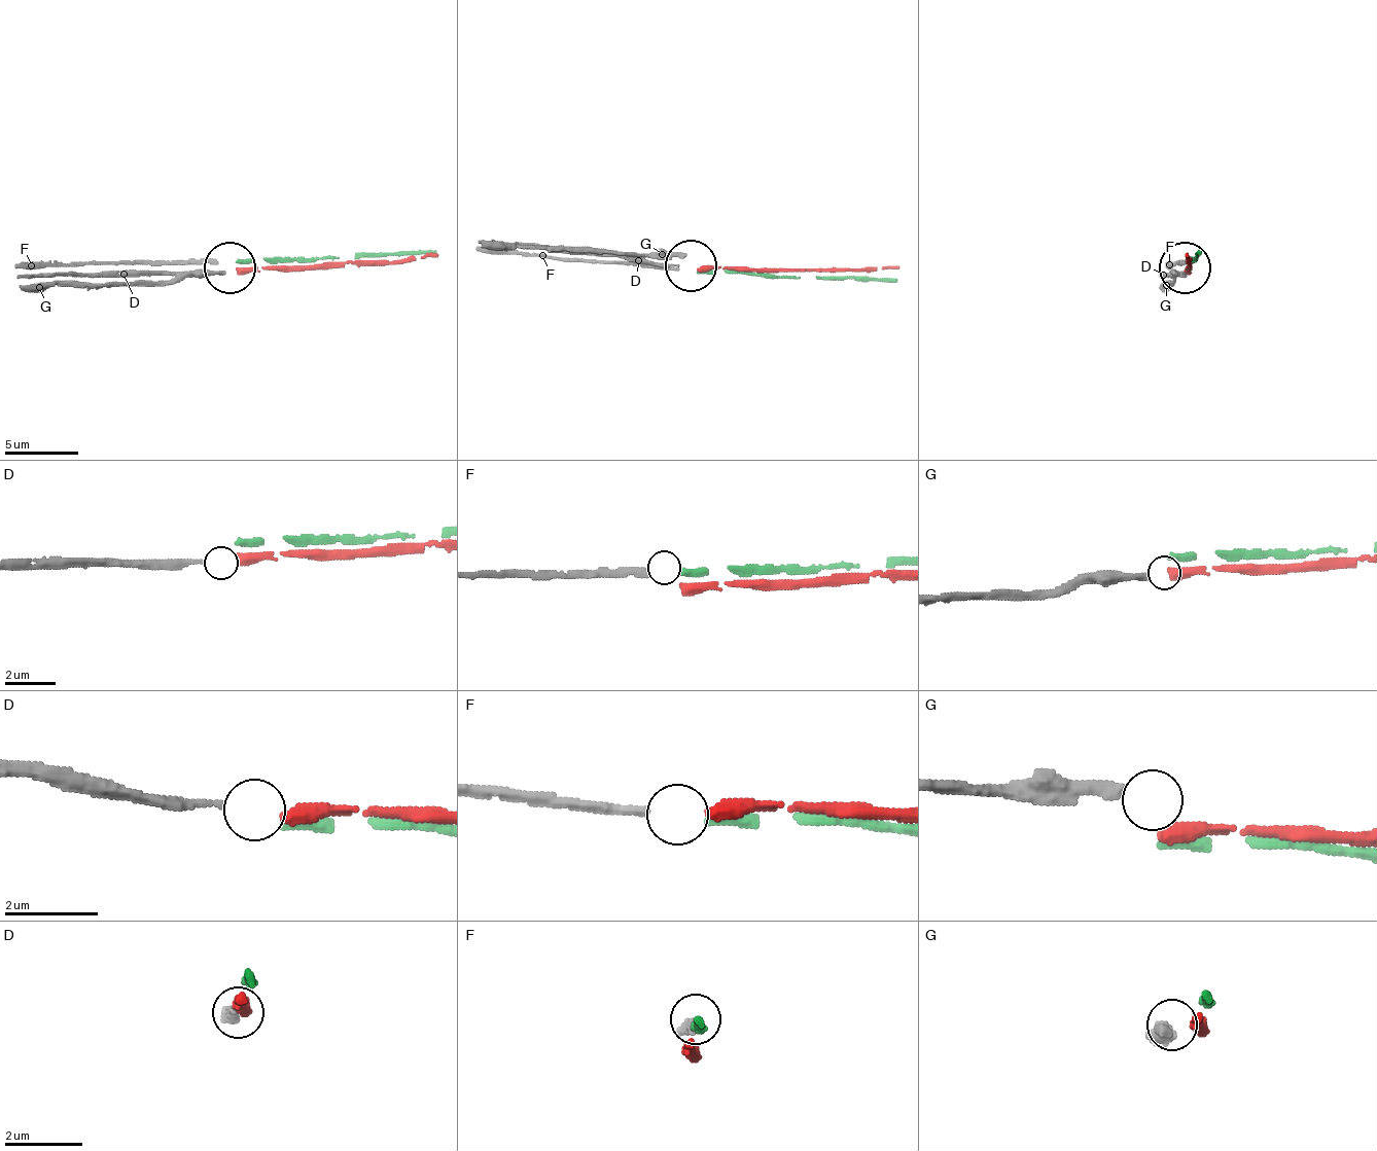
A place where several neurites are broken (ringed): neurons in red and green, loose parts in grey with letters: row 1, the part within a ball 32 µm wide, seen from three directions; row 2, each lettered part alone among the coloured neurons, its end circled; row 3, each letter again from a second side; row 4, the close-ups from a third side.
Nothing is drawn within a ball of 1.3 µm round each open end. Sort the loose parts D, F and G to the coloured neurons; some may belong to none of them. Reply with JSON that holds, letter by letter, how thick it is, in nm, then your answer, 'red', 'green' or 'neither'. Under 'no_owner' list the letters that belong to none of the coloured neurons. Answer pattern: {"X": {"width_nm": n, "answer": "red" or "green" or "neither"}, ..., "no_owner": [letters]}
{"D": {"width_nm": 170, "answer": "red"}, "F": {"width_nm": 240, "answer": "green"}, "G": {"width_nm": 260, "answer": "neither"}, "no_owner": ["G"]}

